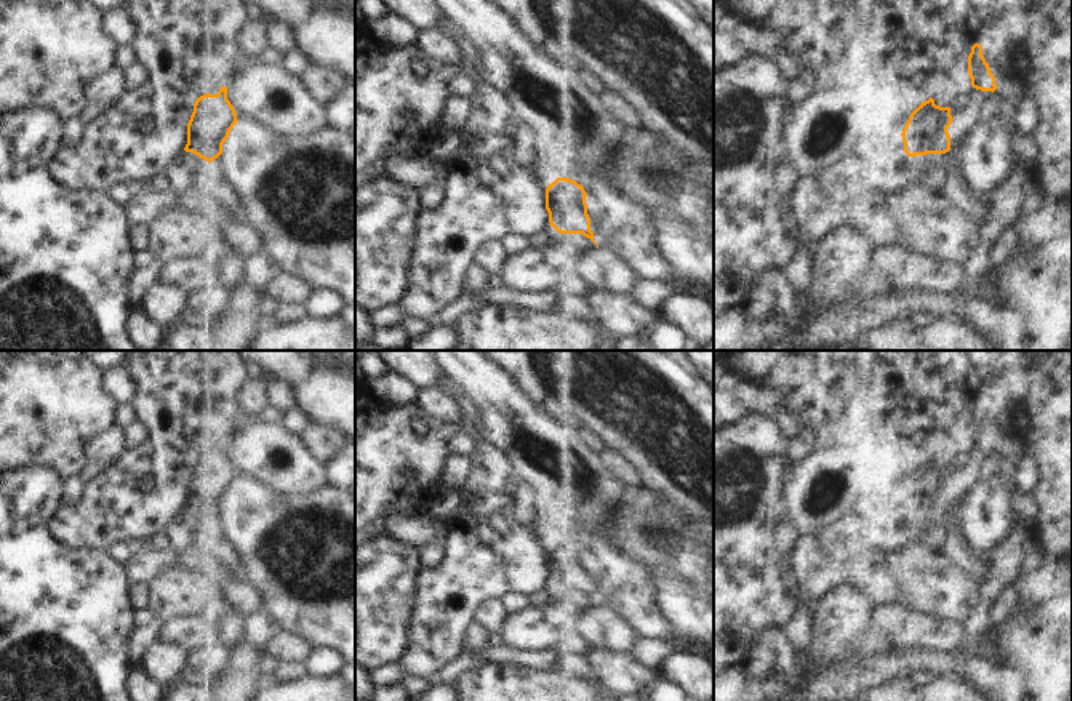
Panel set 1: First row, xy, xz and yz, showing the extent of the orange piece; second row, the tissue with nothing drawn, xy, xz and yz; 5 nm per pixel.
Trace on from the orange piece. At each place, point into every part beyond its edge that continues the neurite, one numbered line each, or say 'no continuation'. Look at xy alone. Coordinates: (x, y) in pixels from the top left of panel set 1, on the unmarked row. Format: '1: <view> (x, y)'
1: xy (181, 540)

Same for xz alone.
1: xz (549, 532)

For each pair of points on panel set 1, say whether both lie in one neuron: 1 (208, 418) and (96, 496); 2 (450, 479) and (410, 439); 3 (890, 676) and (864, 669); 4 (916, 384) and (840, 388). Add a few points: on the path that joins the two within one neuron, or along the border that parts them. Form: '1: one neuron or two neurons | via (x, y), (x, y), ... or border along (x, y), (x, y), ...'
1: one neuron | via (181, 429), (124, 487)
2: two neurons | border along (450, 453), (439, 477), (444, 490)
3: one neuron | via (884, 676), (871, 676)
4: two neurons | border along (856, 367), (850, 399), (836, 413)

